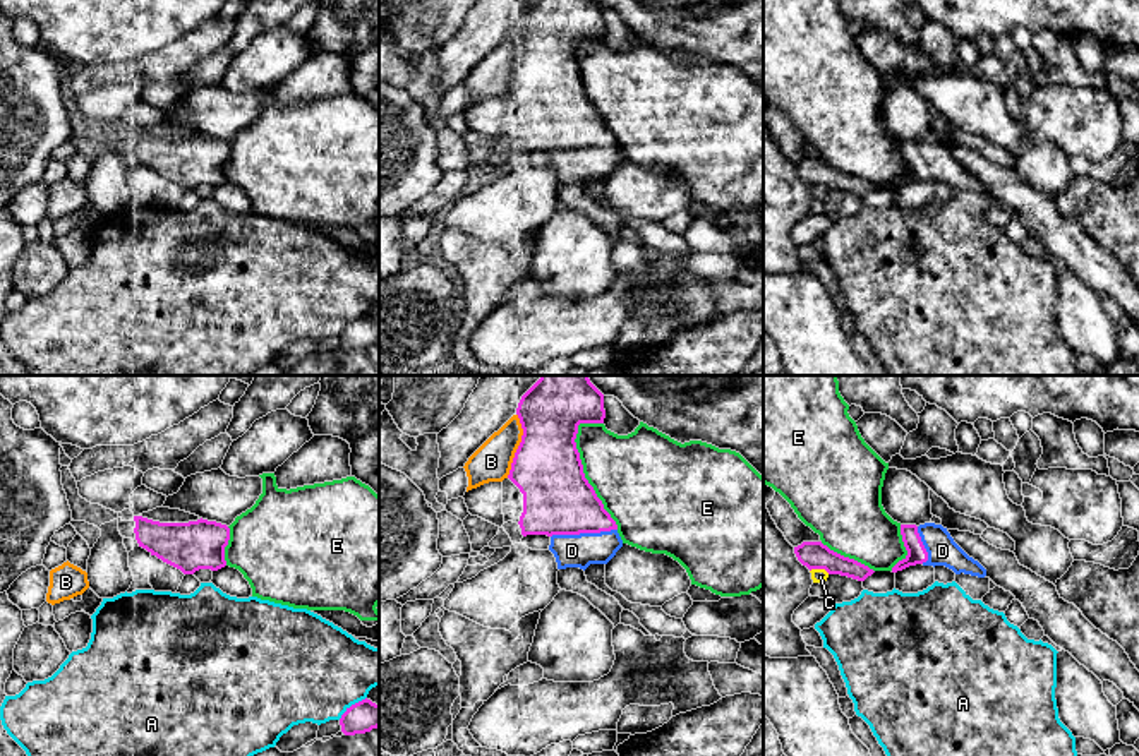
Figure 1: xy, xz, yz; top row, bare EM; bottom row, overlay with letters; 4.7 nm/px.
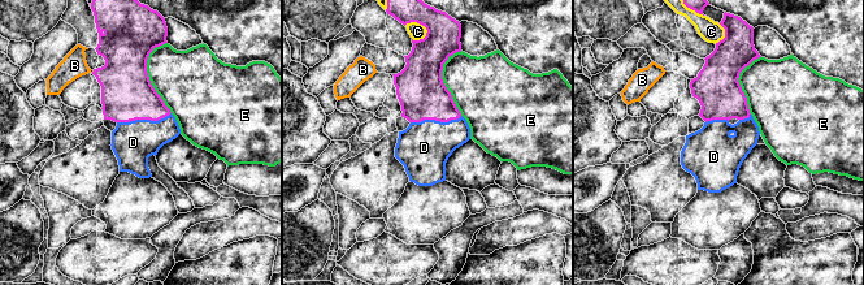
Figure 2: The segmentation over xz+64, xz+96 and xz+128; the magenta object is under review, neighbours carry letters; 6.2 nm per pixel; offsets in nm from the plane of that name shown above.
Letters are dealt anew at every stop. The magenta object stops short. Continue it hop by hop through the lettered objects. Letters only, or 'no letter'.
D

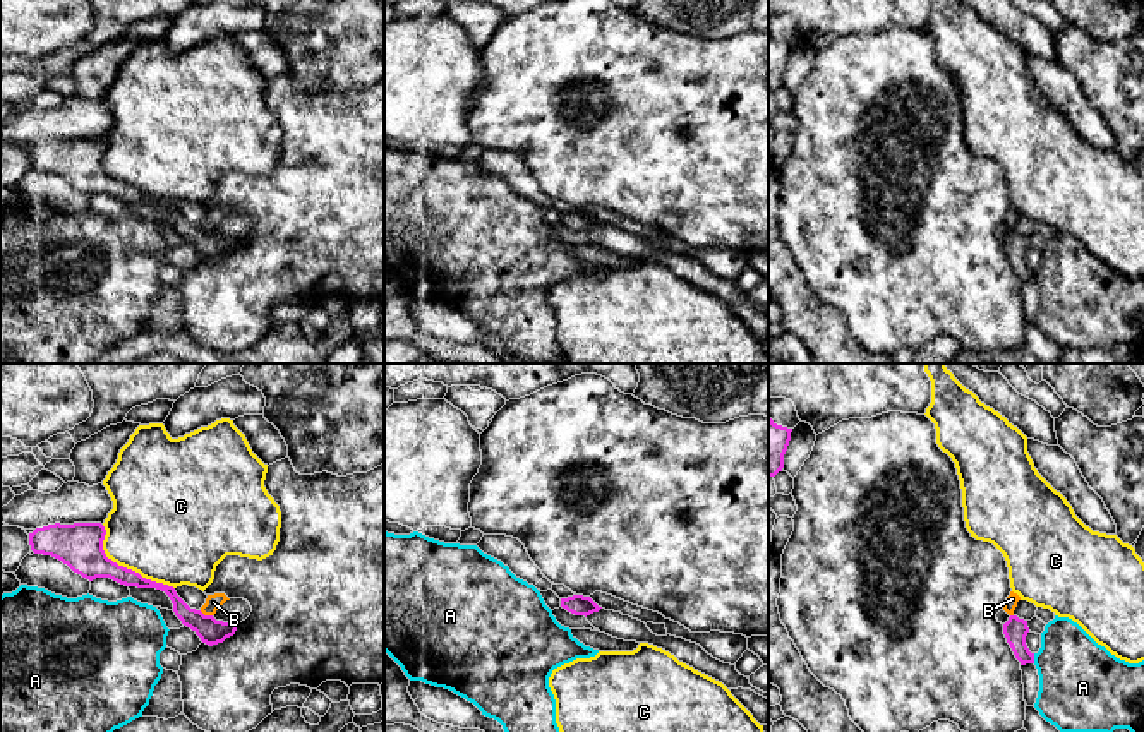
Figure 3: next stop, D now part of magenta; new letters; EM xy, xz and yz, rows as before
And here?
no letter

